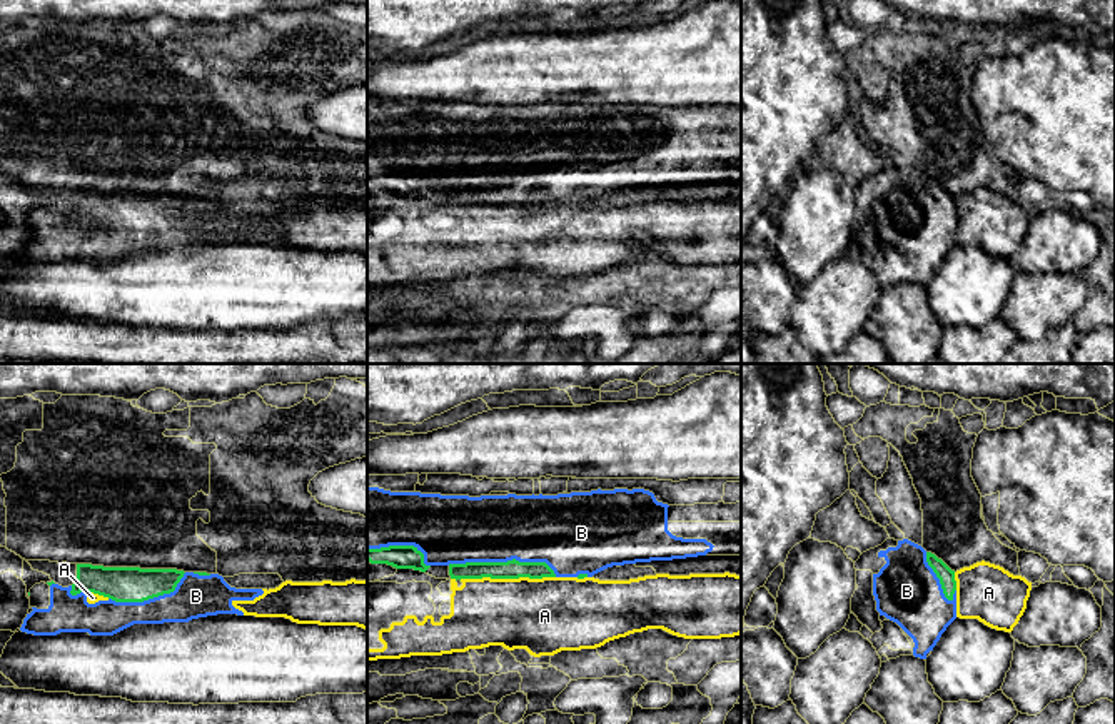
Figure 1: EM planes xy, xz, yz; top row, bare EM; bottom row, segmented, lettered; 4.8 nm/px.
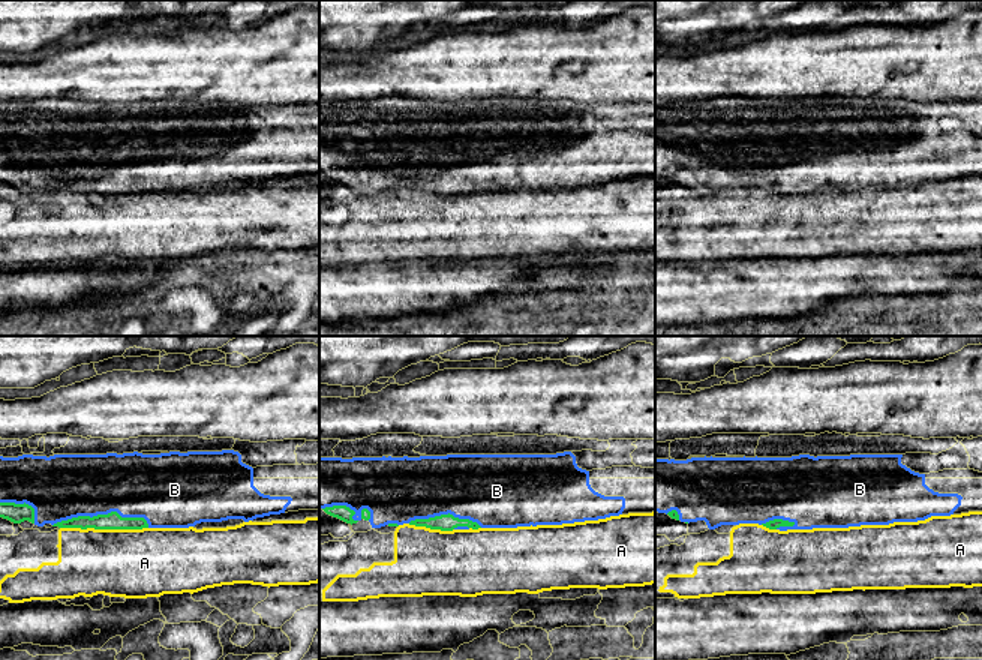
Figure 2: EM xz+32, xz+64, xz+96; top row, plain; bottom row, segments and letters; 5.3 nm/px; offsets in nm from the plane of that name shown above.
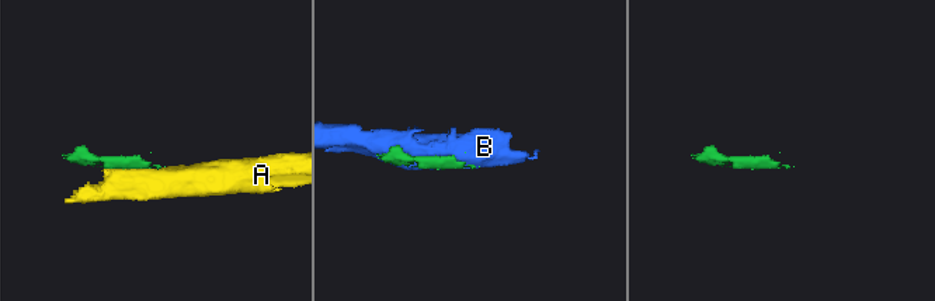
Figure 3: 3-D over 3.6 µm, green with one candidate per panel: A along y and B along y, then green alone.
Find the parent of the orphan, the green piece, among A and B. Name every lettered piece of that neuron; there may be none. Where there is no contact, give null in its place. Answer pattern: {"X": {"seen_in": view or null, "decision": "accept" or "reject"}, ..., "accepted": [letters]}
{"A": {"seen_in": "xz", "decision": "reject"}, "B": {"seen_in": "xz", "decision": "accept"}, "accepted": ["B"]}

